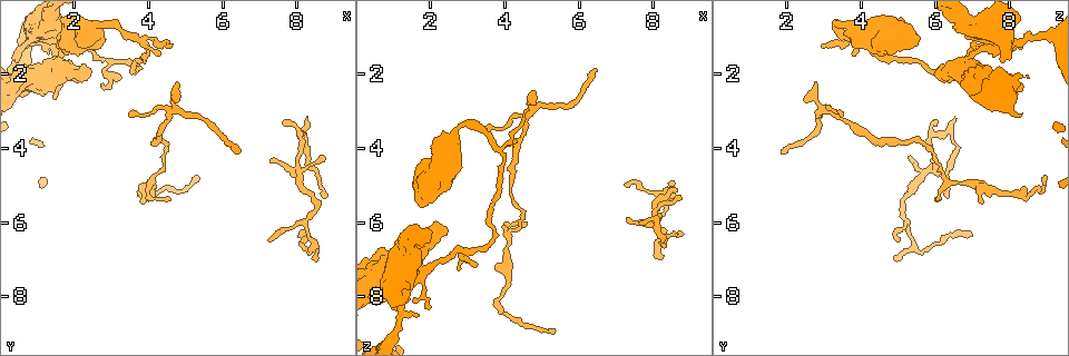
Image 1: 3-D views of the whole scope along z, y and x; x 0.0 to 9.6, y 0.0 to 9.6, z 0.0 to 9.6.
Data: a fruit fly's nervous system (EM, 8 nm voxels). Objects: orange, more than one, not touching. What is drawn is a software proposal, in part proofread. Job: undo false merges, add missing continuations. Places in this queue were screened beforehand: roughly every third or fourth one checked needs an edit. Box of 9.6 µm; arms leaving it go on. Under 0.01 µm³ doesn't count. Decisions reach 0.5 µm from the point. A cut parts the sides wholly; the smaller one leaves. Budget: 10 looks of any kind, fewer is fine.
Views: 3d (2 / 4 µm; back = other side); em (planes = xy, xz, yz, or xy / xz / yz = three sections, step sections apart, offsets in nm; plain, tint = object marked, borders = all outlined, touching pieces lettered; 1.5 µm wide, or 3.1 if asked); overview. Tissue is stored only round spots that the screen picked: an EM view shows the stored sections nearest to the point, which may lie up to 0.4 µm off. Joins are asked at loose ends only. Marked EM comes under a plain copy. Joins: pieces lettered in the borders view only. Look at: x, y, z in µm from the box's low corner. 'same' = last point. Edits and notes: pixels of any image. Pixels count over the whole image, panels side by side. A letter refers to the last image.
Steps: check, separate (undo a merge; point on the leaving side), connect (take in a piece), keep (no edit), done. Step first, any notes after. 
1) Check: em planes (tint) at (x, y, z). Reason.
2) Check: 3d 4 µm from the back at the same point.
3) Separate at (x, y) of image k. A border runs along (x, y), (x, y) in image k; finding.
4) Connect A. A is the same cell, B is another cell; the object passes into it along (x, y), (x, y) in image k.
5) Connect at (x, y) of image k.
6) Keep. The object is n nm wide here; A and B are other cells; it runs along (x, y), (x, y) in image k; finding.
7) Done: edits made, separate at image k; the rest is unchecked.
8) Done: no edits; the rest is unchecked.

Check: 3d 2 µm at (4.30, 1.45, 3.80). Tapers out.

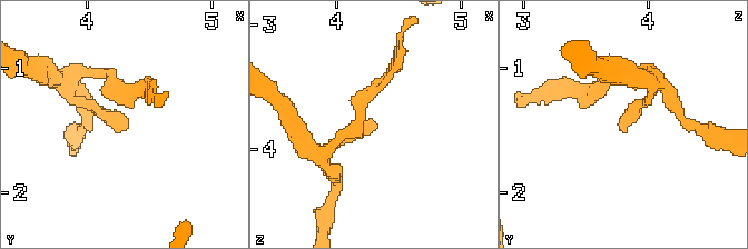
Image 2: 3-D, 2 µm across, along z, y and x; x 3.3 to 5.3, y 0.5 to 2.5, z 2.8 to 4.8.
Check: em planes (borders) at (4.32, 1.40, 3.82). Need the tissue.

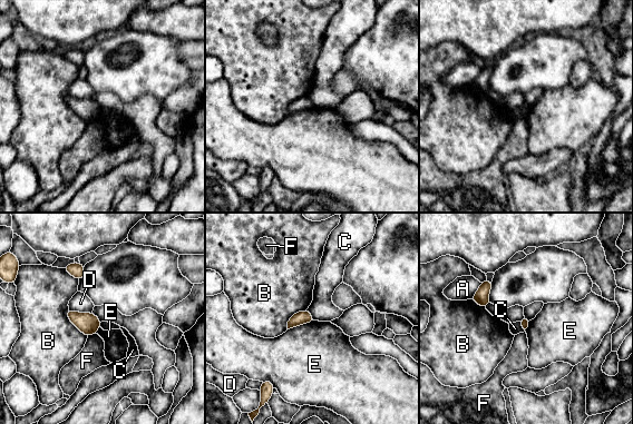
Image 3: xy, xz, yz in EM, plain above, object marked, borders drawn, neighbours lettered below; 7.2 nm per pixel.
Keep. A, B, C, D, E and F are other cells; a border runs along (307, 309), (314, 319) in image 3; no lettered piece goes on from it.

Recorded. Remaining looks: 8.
Check: em planes (borders) at (3.50, 3.10, 3.50). Tapers out.

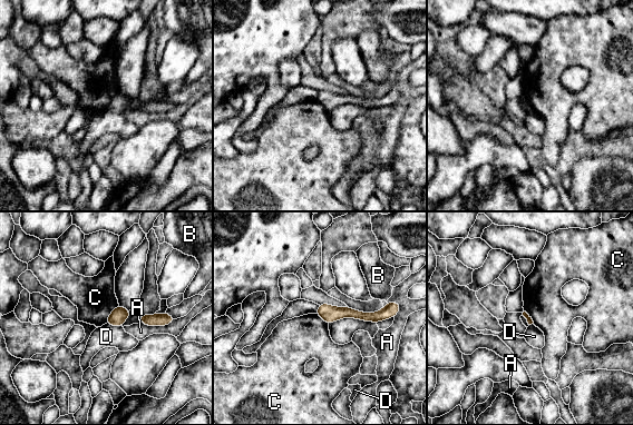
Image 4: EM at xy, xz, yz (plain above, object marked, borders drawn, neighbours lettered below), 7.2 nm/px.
Keep. A, B, C and D are other cells; a border runs along (118, 304), (105, 323) in image 4; none of them fits.

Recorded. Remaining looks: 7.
Check: em xy step 8 (tint) at (3.00, 1.70, 6.80). Sharp bend.

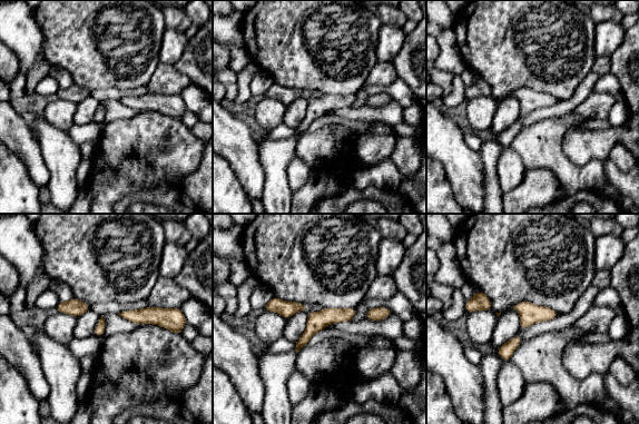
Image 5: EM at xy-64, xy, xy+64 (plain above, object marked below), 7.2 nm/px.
Check: em planes (borders) at the same point. Cut it another way.

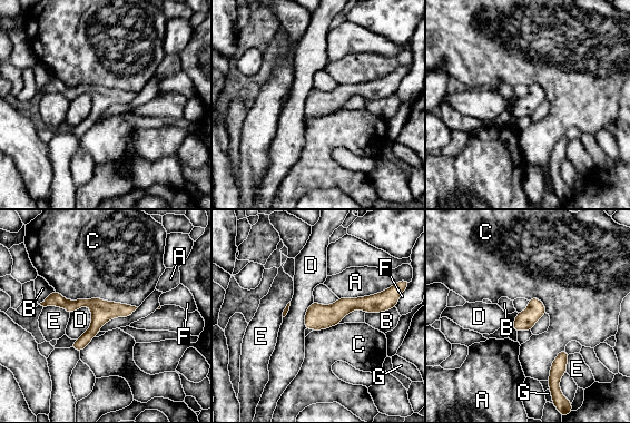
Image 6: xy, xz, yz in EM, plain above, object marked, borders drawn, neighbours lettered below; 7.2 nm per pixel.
Keep. The object is 140 nm wide here; A, B, C, D, E, F and G are other cells; all the same neuron.

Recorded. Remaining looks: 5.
Check: em yz step 8 (borders) at (8.30, 3.15, 6.55). An open end.

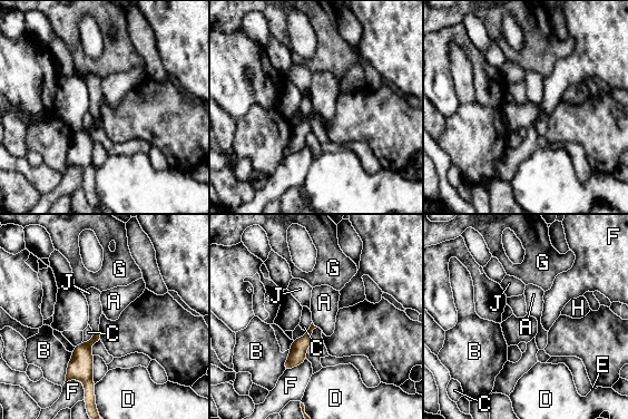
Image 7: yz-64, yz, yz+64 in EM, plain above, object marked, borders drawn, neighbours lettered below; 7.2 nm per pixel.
Check: em planes (borders) at the same point. Another direction.

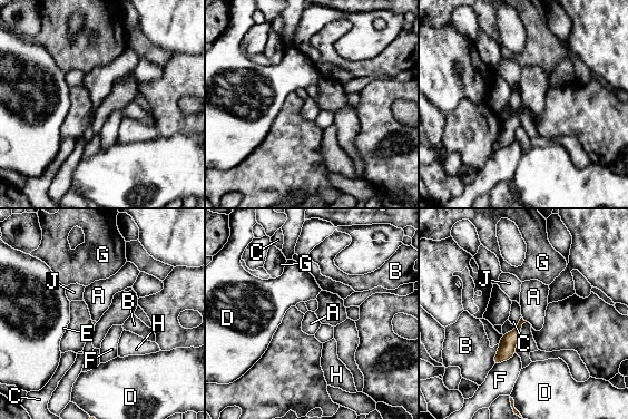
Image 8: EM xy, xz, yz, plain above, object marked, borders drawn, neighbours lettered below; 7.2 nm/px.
Connect A. The longest contact is with F, 190 nm; A is the same cell, B, C, D, E, F, G, H and J are other cells; the object passes into it along (507, 348), (523, 320), (533, 296) in image 8; it goes on there.

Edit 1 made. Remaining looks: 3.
Done: edits made, connect at image 8; the rest is unchecked.

